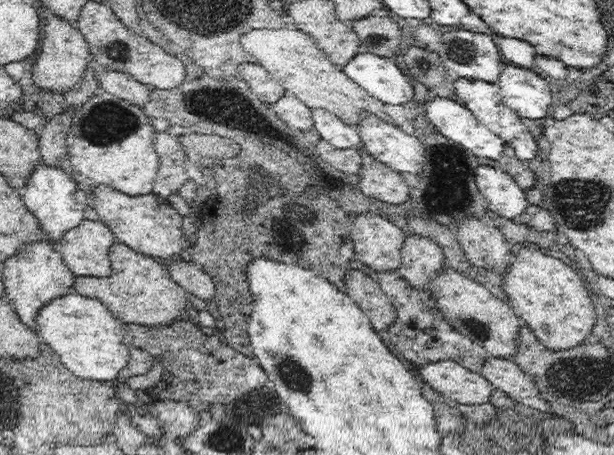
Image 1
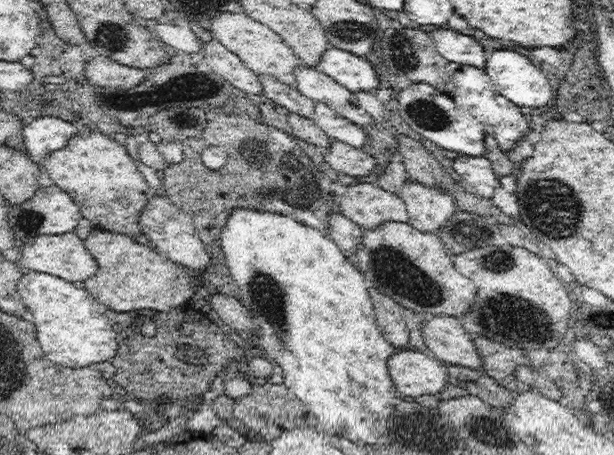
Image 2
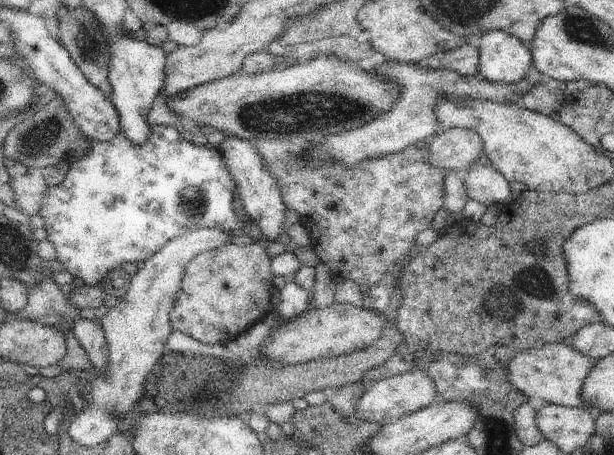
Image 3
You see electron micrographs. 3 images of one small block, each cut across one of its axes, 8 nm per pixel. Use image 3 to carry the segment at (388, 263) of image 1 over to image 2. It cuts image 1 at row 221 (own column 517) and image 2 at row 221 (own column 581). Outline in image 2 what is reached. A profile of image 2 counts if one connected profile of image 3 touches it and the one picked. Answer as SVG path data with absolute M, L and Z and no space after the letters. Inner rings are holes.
M348 184L344 196L340 196L340 210L344 216L352 218L362 230L372 230L374 226L396 220L408 222L408 208L400 194L386 192L378 184Z

